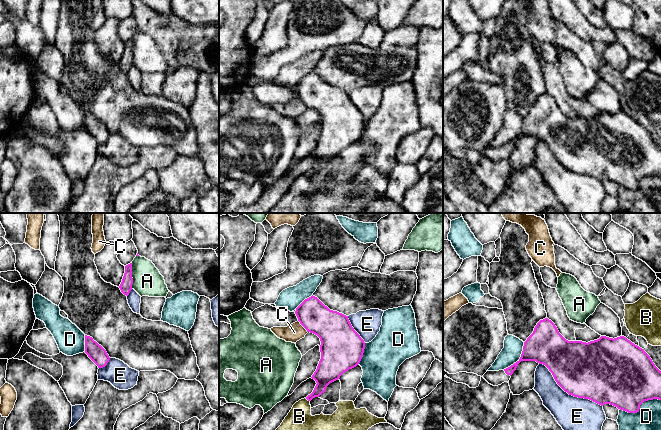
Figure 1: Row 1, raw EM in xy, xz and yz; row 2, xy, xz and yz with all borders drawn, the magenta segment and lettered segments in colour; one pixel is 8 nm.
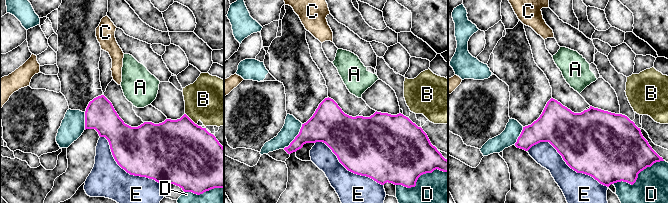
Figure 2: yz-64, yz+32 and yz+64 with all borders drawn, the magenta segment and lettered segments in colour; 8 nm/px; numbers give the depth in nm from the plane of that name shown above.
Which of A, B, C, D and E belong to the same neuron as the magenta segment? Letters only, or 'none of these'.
none of these

